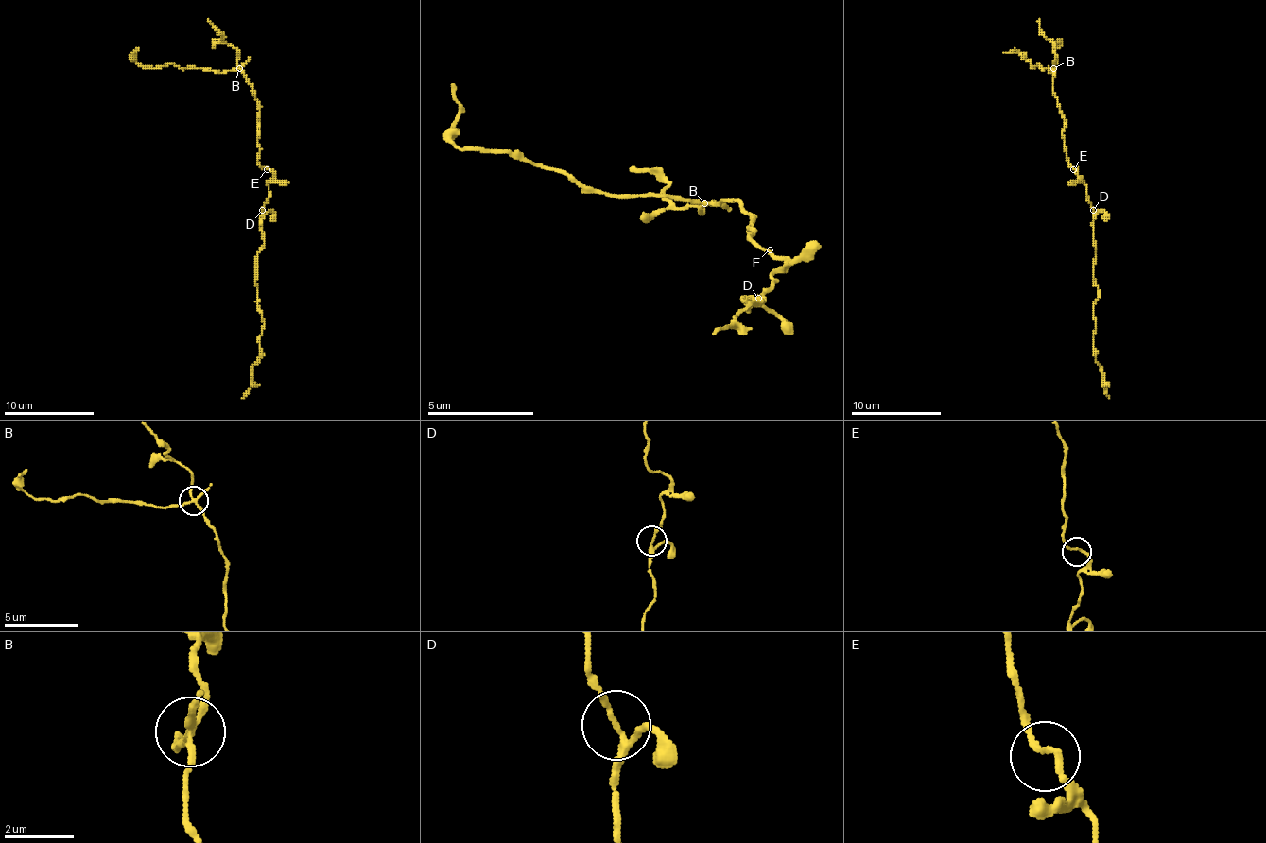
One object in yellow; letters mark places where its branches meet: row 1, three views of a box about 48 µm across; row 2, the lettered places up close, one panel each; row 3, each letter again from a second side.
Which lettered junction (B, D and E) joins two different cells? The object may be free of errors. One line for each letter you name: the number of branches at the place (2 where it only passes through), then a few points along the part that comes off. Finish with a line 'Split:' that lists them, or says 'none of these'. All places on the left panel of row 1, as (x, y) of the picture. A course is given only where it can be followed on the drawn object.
B: Branches: 4. Course of the part to remove: (239, 68), (221, 73), (172, 63), (156, 68), (136, 61), (136, 53), (131, 53)
Split: B

